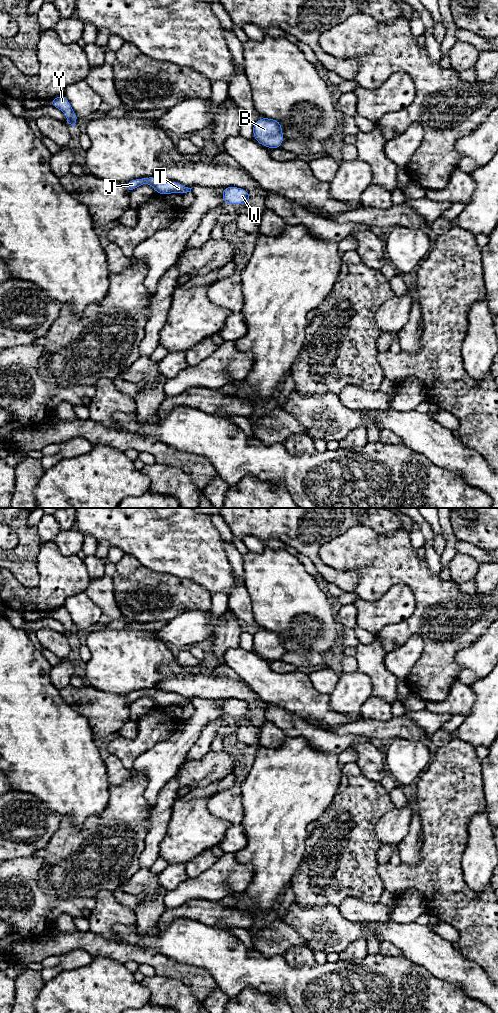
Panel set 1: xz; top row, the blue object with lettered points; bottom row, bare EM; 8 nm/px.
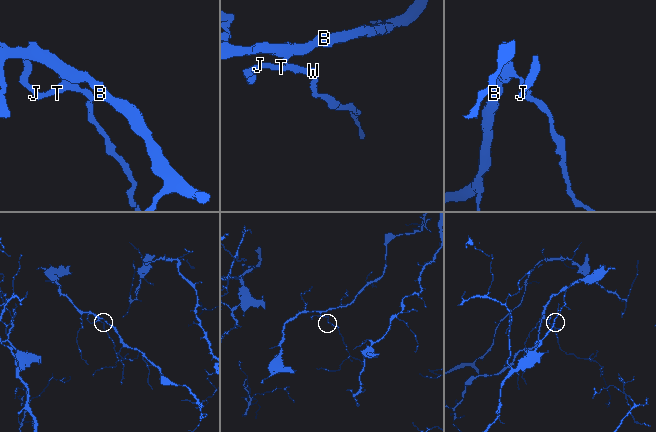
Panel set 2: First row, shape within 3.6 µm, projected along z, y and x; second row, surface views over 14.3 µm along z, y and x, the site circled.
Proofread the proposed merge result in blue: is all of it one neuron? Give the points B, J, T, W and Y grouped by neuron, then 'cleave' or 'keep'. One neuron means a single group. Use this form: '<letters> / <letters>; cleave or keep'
B J T W Y; keep

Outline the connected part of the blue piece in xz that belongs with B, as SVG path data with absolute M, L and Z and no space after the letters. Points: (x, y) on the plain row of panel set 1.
M260 630L253 635L253 649L264 659L280 660L284 653L280 633L269 630Z

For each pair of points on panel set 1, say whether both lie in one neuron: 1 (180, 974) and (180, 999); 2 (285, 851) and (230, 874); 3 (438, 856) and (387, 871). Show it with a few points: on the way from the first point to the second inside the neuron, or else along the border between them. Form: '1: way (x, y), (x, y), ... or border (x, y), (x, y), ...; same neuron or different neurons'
1: border (157, 975), (181, 981), (189, 987), (196, 998); different neurons
2: border (235, 854), (239, 862), (252, 868), (247, 888); different neurons
3: way (425, 869), (422, 872), (400, 872); same neuron

